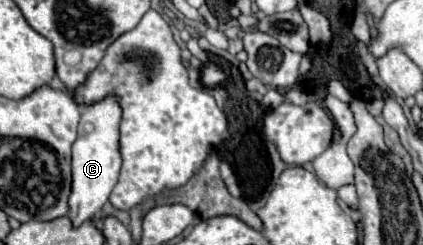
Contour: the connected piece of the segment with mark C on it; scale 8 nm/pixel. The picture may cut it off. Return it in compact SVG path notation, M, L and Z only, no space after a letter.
M106 97L90 107L80 109L80 125L78 139L72 147L72 193L68 199L70 221L72 227L80 227L84 221L90 221L96 213L100 213L102 205L108 201L122 165L118 139L120 139L120 105L118 97Z

